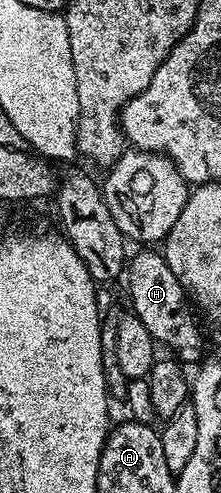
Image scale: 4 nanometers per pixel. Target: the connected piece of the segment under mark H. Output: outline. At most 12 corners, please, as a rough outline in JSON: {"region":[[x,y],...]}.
{"region":[[155,249],[125,267],[130,310],[184,365],[204,358],[181,281]]}

